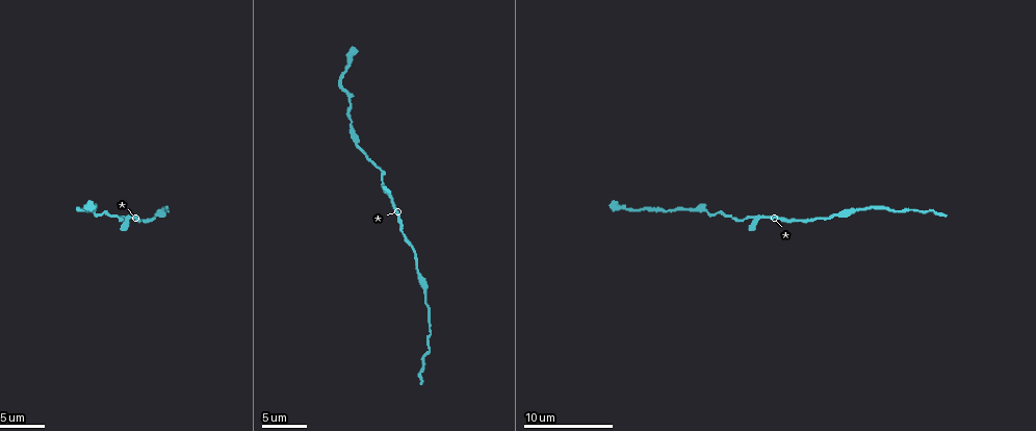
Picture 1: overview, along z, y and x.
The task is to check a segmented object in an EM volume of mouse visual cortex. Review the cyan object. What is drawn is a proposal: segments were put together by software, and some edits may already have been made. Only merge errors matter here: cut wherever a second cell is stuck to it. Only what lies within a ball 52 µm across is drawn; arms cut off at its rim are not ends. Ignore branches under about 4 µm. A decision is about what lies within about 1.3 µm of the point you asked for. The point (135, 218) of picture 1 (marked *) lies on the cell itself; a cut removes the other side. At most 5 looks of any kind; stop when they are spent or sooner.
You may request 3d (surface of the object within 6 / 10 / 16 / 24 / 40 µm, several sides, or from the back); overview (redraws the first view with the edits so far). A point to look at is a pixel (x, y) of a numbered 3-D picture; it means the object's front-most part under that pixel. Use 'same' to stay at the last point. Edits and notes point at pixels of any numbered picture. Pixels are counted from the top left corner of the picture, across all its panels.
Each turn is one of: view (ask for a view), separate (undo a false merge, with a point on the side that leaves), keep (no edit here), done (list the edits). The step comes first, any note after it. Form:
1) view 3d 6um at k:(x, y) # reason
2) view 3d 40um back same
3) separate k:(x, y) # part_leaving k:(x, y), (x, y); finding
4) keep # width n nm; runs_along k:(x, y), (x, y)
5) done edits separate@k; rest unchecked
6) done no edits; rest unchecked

view 3d 6um at 1:(748, 216) # thick turns thin

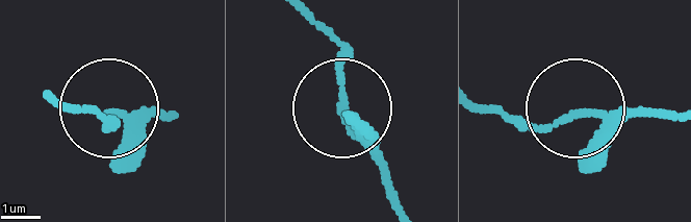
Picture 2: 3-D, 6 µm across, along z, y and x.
view 3d 6um back at 2:(572, 116) # from behind

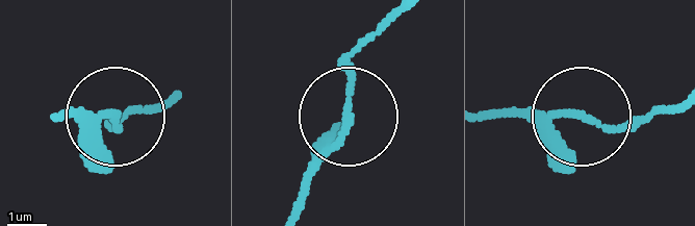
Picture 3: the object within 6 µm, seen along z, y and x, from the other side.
keep # runs_along 3:(287, 216), (344, 126), (354, 56), (381, 20); one cell here

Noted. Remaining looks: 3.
view 3d 10um at 1:(647, 209)

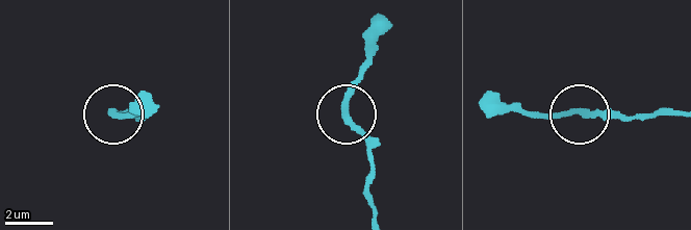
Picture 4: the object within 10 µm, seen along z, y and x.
view 3d 6um at 4:(346, 114)

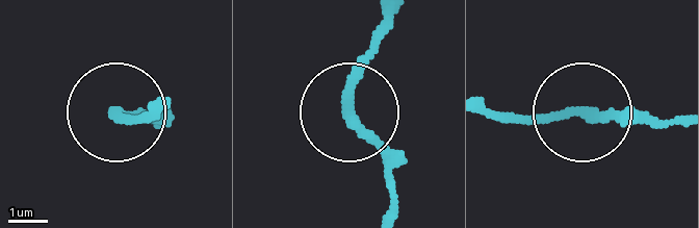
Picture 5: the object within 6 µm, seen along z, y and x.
keep # width 260 nm; runs_along 5:(678, 118), (599, 124), (483, 115); all the same cell

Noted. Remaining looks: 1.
view 3d 6um at 1:(358, 147) # calibre changes

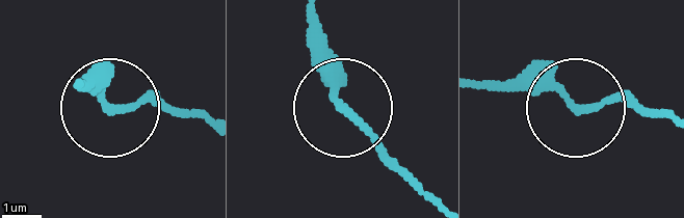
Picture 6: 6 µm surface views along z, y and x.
keep # runs_along 6:(438, 206), (348, 116), (312, 31); continuous, no second cell

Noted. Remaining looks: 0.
done no edits; rest unchecked

